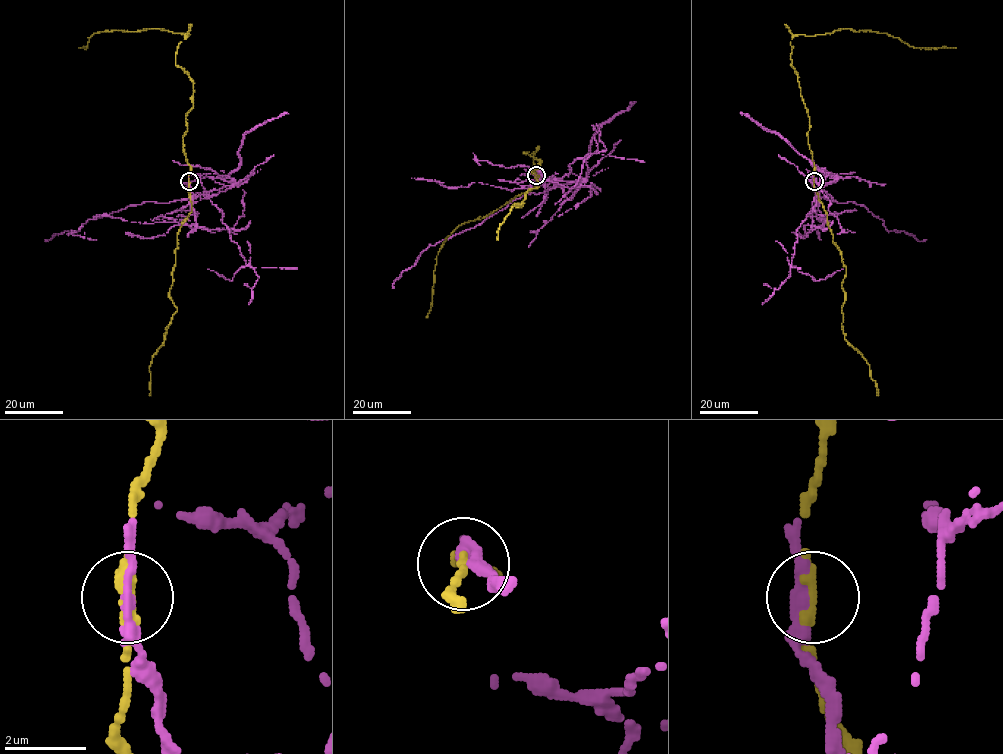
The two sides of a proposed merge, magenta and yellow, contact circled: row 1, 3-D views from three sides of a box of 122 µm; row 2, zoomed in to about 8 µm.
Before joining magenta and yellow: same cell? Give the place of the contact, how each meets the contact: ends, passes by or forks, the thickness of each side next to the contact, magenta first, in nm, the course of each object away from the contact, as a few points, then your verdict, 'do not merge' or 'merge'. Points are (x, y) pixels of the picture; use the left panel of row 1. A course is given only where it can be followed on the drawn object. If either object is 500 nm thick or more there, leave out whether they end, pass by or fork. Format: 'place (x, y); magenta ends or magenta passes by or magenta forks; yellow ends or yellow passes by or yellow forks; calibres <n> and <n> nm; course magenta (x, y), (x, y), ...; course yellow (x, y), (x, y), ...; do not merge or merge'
place (189, 181); magenta passes by; yellow ends; calibres 280 and 480 nm; course magenta (189, 181), (195, 197), (216, 195), (236, 184), (224, 178), (239, 167), (242, 138), (288, 113); course yellow (189, 181), (182, 137), (193, 82), (175, 63), (178, 44), (190, 35), (105, 30), (79, 48); do not merge

